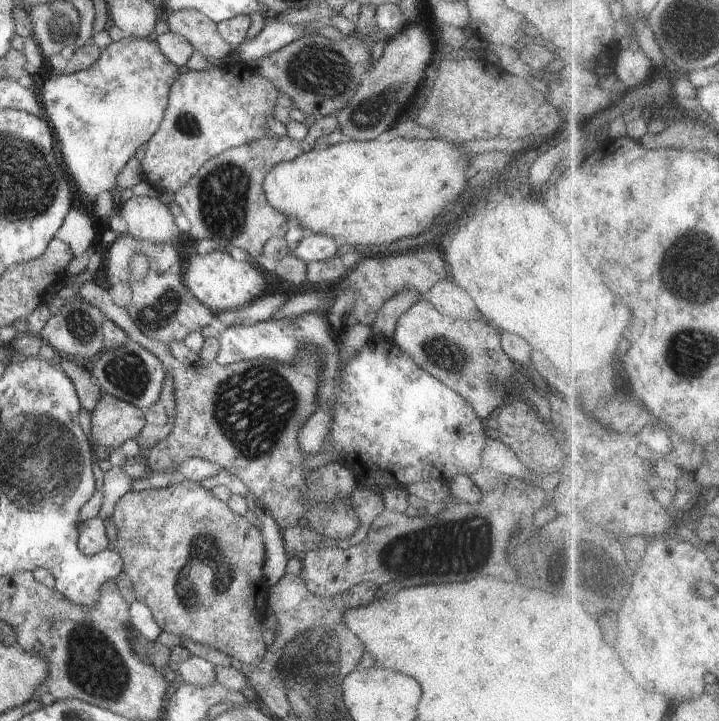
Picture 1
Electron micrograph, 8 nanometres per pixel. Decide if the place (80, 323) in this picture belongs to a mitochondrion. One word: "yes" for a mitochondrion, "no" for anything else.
yes

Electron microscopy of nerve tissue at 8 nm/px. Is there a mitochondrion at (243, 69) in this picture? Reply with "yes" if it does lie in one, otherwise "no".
no

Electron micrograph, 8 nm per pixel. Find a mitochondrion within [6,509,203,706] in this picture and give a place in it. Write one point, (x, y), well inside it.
(93, 665)

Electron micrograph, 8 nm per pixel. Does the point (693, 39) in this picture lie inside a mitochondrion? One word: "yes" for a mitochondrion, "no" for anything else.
yes

